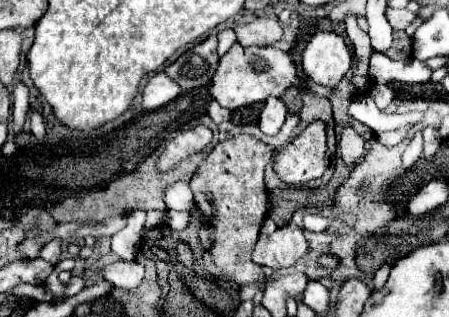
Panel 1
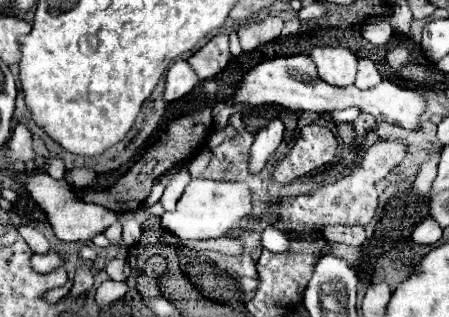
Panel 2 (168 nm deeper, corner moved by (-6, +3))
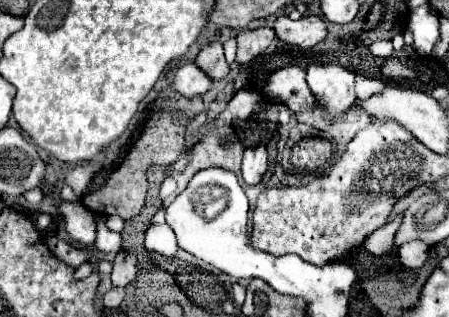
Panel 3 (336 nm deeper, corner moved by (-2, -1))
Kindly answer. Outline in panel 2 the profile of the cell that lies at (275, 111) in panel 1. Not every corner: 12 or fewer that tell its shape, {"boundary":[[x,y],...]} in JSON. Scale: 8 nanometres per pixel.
{"boundary":[[278,118],[256,134],[248,170],[258,174],[282,142],[284,124]]}

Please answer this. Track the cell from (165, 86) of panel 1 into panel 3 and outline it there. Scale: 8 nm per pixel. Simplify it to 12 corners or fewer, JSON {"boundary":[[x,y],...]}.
{"boundary":[[194,62],[176,70],[172,88],[192,98],[210,90],[212,80]]}

